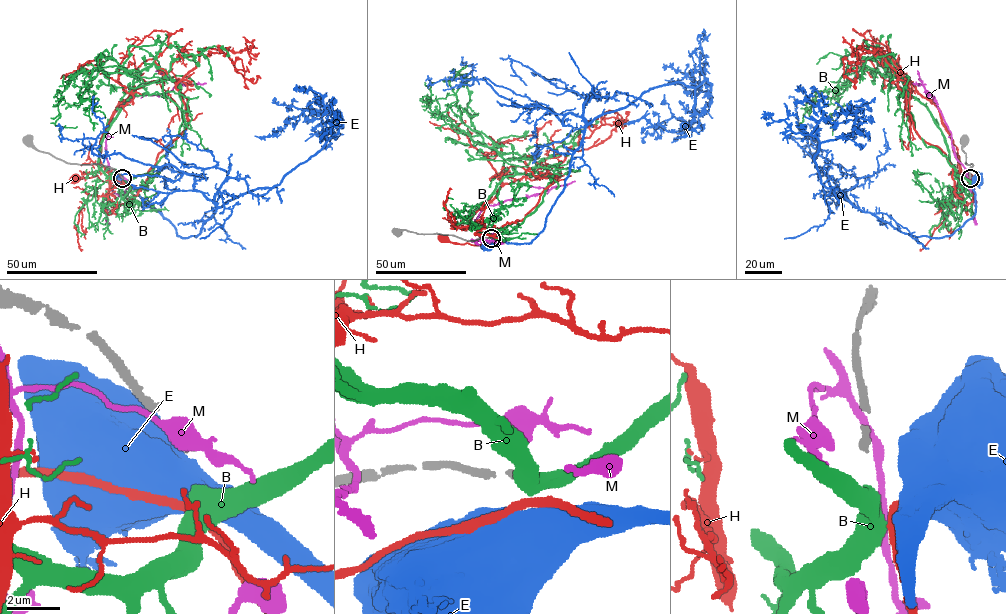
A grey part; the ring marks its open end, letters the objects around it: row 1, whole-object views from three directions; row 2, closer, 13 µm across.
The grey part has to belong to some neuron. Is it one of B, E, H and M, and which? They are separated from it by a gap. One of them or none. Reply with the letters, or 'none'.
B

